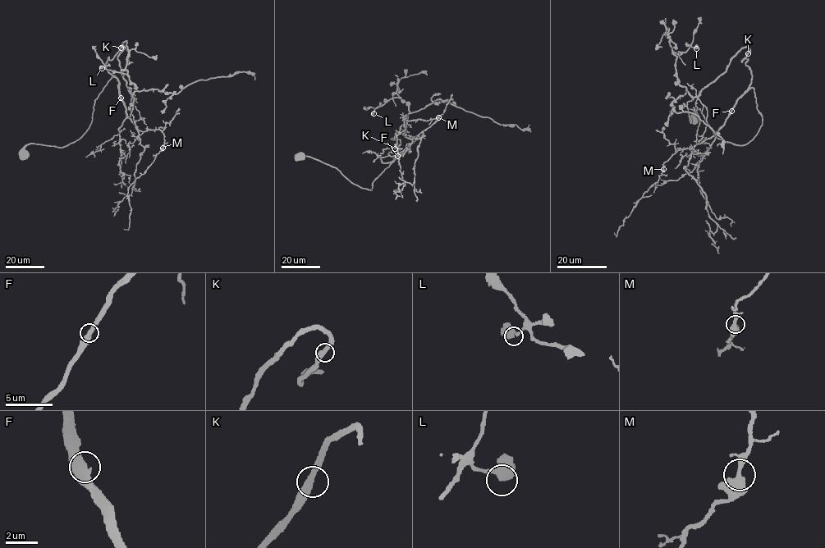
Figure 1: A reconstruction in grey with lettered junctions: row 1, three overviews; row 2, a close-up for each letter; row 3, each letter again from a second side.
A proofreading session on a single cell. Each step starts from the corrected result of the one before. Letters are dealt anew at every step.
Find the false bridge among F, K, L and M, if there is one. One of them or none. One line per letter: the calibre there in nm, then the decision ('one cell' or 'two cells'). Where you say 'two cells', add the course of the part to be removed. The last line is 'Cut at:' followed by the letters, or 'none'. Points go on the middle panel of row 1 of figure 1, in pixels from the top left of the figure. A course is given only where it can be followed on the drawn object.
F: 480 nm | one cell
K: 420 nm | one cell
L: 440 nm | one cell
M: 440 nm | one cell
Cut at: none

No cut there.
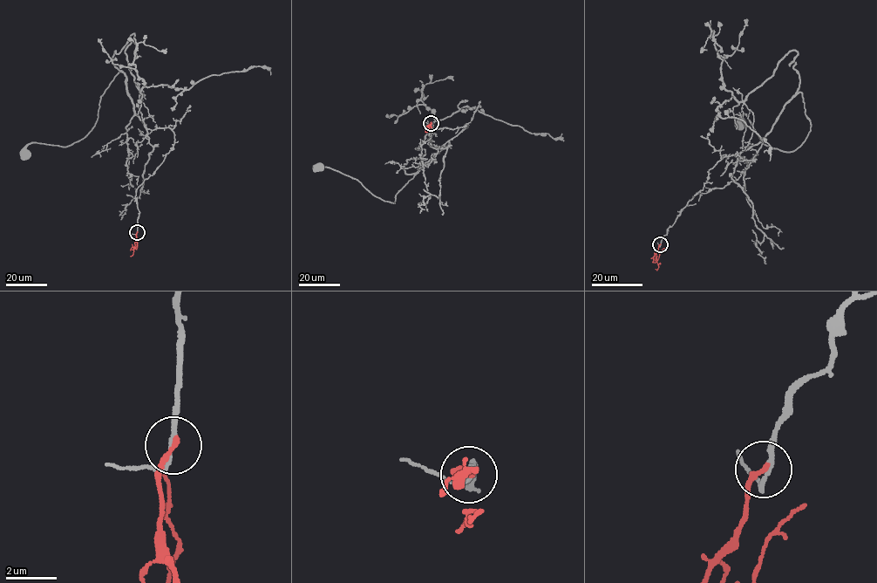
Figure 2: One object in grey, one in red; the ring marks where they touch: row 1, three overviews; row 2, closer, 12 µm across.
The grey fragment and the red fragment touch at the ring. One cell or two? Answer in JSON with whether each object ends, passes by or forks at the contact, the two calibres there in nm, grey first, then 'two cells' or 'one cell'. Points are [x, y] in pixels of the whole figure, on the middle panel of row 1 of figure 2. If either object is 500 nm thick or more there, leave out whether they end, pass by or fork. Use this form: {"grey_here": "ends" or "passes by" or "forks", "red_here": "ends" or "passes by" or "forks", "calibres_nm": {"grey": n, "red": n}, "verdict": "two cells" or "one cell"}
{"grey_here": "passes by", "red_here": "ends", "calibres_nm": {"grey": 150, "red": 240}, "verdict": "one cell"}

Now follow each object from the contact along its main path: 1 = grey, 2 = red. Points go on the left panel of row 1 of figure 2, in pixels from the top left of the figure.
1: (137, 232), (136, 189), (174, 133), (145, 126), (122, 71), (84, 137), (31, 142), (24, 154)
2: (137, 232), (136, 249), (136, 234)

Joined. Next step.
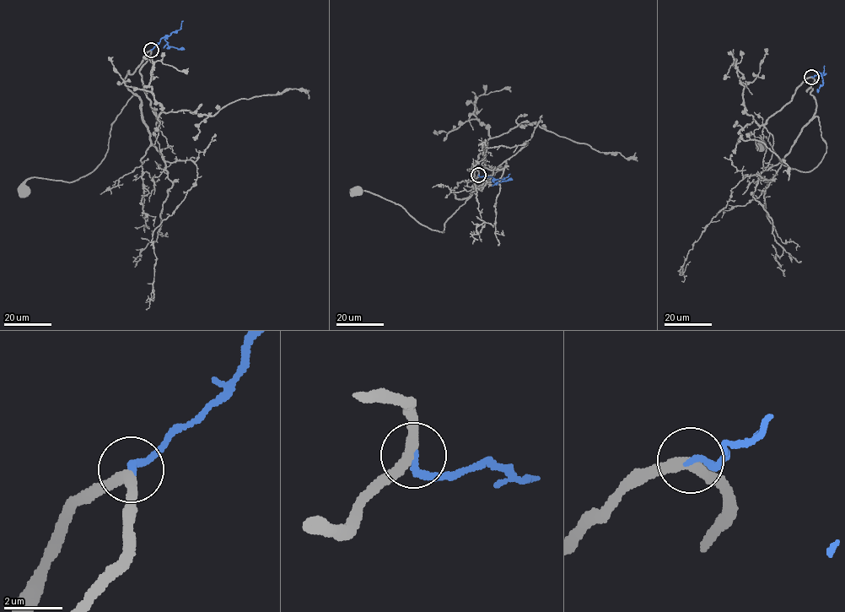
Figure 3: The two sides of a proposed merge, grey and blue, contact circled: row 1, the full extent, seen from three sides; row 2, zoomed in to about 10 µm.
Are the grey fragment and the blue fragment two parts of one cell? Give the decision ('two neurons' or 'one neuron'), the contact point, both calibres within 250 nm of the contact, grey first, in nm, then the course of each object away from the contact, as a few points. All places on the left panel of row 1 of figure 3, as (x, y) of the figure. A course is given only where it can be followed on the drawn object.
two neurons | (151, 50) | 340/280 nm | grey via (151, 50), (127, 71), (126, 87), (137, 94), (93, 171), (72, 181), (28, 178), (24, 190) | blue via (151, 50), (165, 37), (169, 47), (183, 47)

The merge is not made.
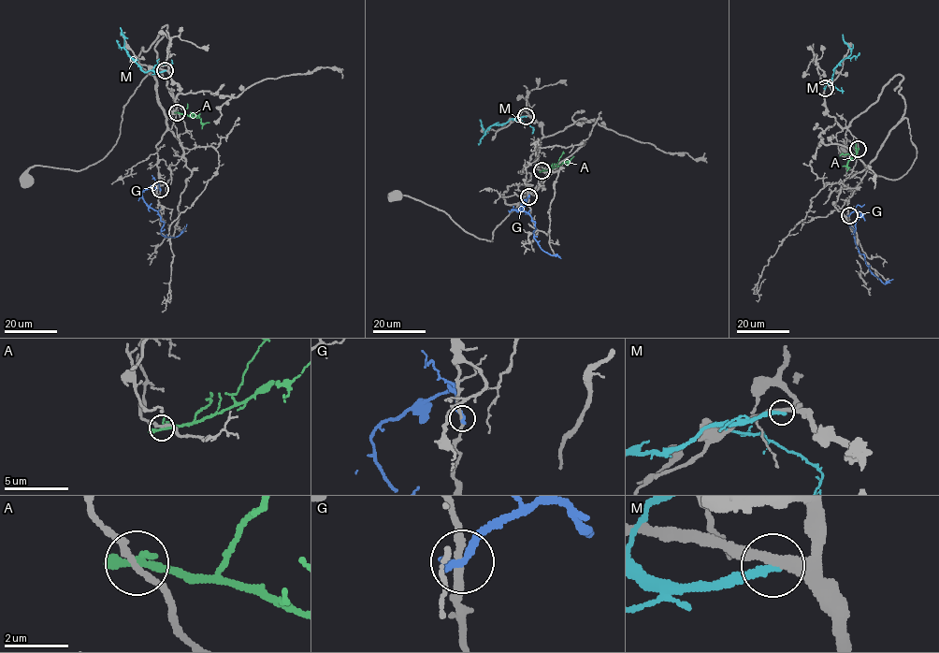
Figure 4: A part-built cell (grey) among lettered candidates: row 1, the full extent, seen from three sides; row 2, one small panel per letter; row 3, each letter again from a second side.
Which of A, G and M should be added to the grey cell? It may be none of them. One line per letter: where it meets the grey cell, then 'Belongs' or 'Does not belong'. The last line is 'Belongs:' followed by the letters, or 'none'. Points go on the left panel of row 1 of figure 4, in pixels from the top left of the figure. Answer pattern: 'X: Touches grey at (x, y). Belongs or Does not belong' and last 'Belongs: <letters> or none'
A: Touches grey at (177, 112). Does not belong
G: Touches grey at (160, 189). Does not belong
M: Touches grey at (165, 70). Does not belong
Belongs: none

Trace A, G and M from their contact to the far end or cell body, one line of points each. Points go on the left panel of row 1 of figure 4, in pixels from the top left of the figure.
A: (177, 112), (209, 123)
G: (160, 189), (158, 181), (144, 189), (142, 197), (164, 222), (161, 235), (178, 236), (187, 224)
M: (165, 70), (143, 71), (124, 48), (124, 36), (120, 27)

